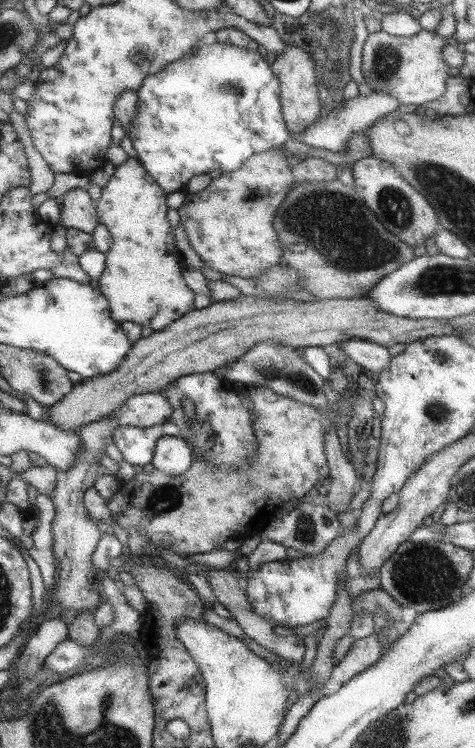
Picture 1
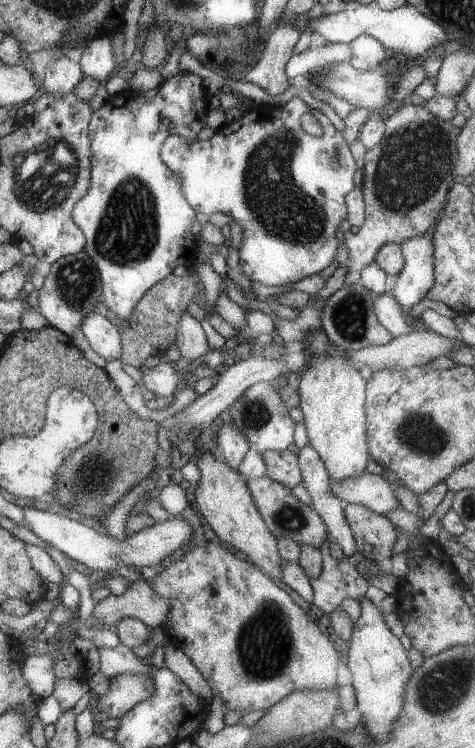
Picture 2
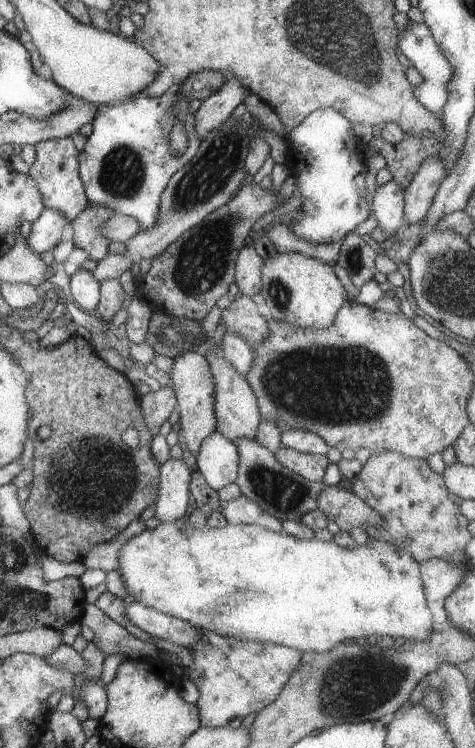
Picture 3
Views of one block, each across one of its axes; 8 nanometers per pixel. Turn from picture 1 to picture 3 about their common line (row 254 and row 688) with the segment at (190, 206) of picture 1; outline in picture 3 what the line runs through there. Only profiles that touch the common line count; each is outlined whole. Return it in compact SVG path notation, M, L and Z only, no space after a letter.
M198 629L201 636L199 640L187 647L193 656L190 668L190 679L200 691L197 701L202 727L226 727L228 723L240 716L244 718L253 712L259 713L266 705L273 703L278 698L279 692L298 666L302 651L291 649L274 643L241 641L234 637L221 637L215 632Z

